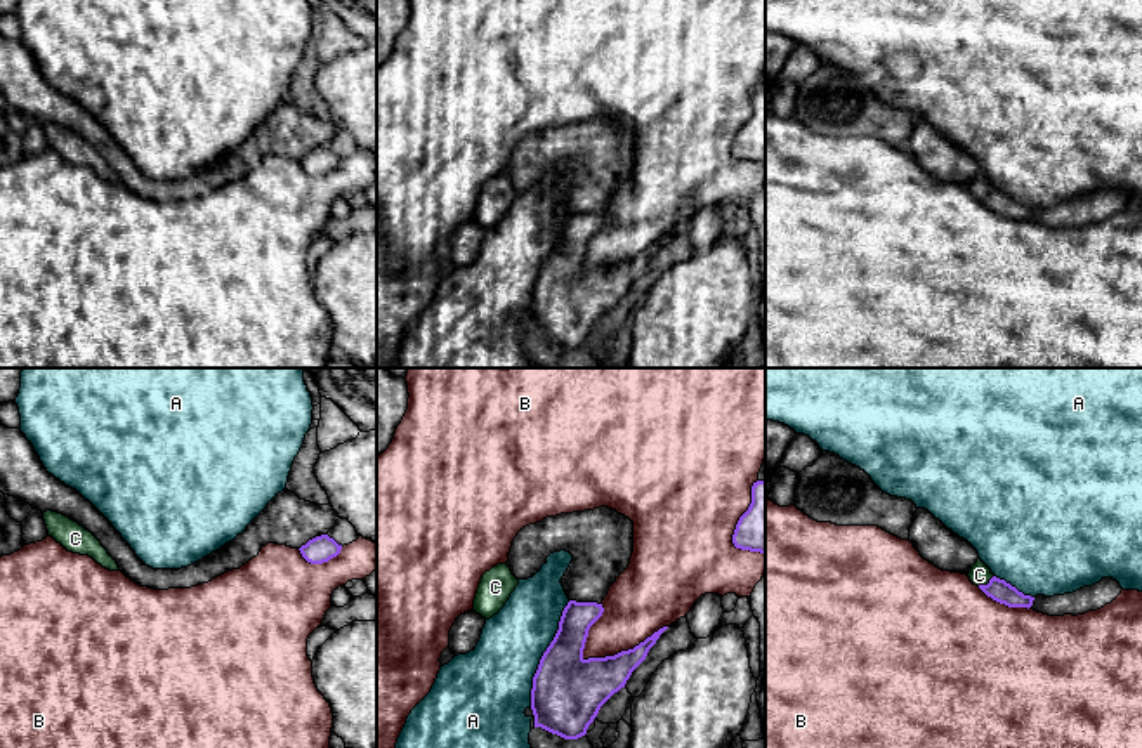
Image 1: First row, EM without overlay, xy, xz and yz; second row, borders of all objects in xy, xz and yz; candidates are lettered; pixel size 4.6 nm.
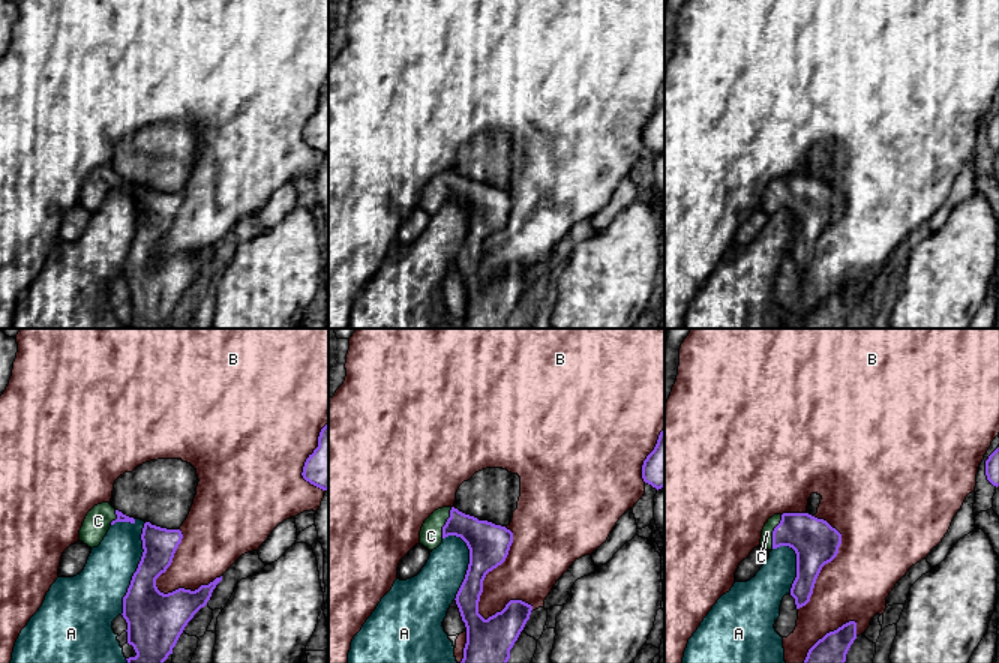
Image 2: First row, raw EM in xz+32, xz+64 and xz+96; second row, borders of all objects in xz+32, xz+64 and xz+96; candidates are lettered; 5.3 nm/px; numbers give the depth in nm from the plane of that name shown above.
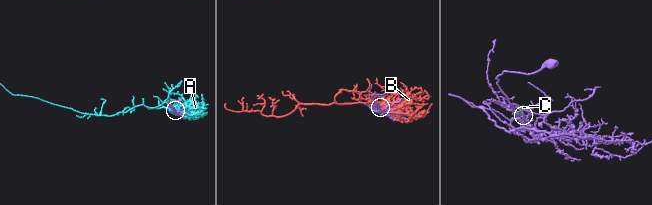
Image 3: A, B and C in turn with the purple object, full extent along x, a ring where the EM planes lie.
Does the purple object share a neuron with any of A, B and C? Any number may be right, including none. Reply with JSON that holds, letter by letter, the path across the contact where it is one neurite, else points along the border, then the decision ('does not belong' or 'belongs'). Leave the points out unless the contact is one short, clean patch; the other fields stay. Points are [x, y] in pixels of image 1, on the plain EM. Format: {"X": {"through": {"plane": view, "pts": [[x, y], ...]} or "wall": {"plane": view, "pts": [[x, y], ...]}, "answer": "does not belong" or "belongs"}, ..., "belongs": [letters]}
{"A": {"answer": "does not belong"}, "B": {"answer": "does not belong"}, "C": {"through": {"plane": "yz", "pts": [[1000, 202], [988, 195], [979, 186]]}, "answer": "belongs"}, "belongs": ["C"]}

